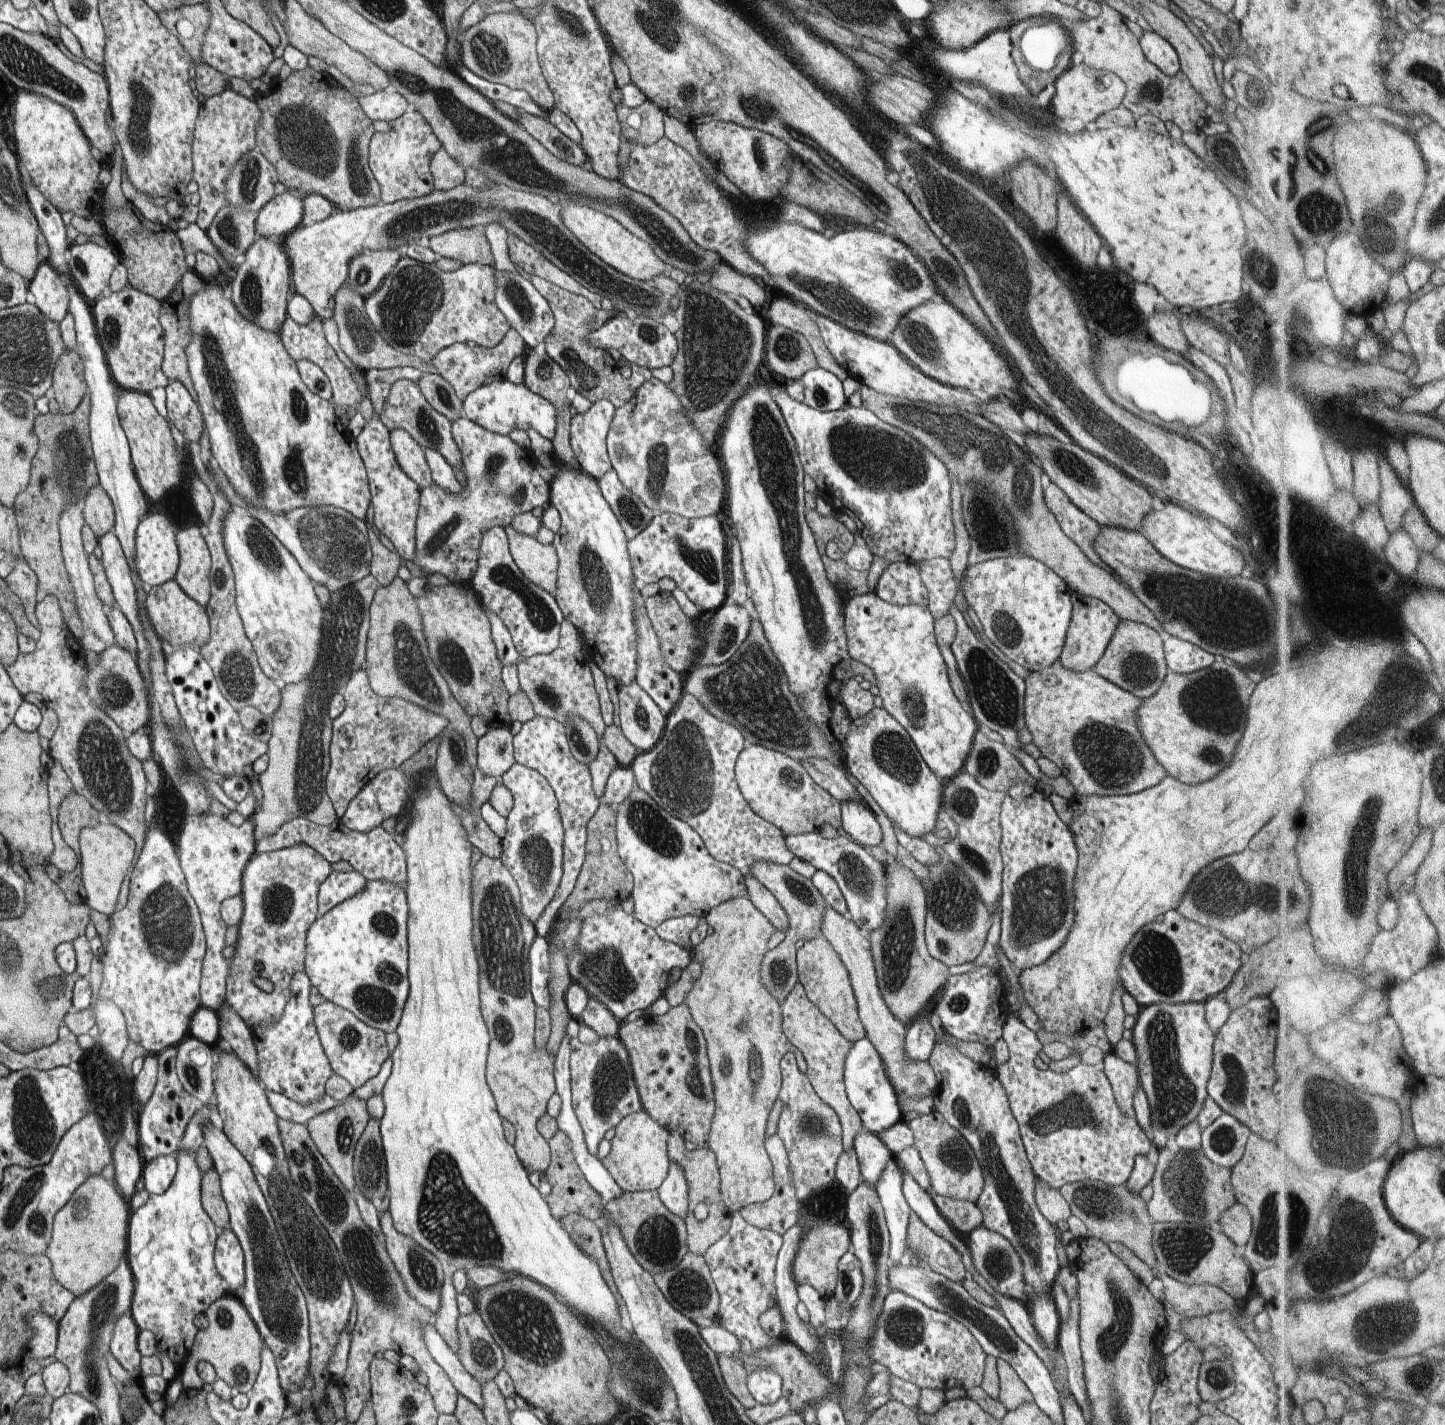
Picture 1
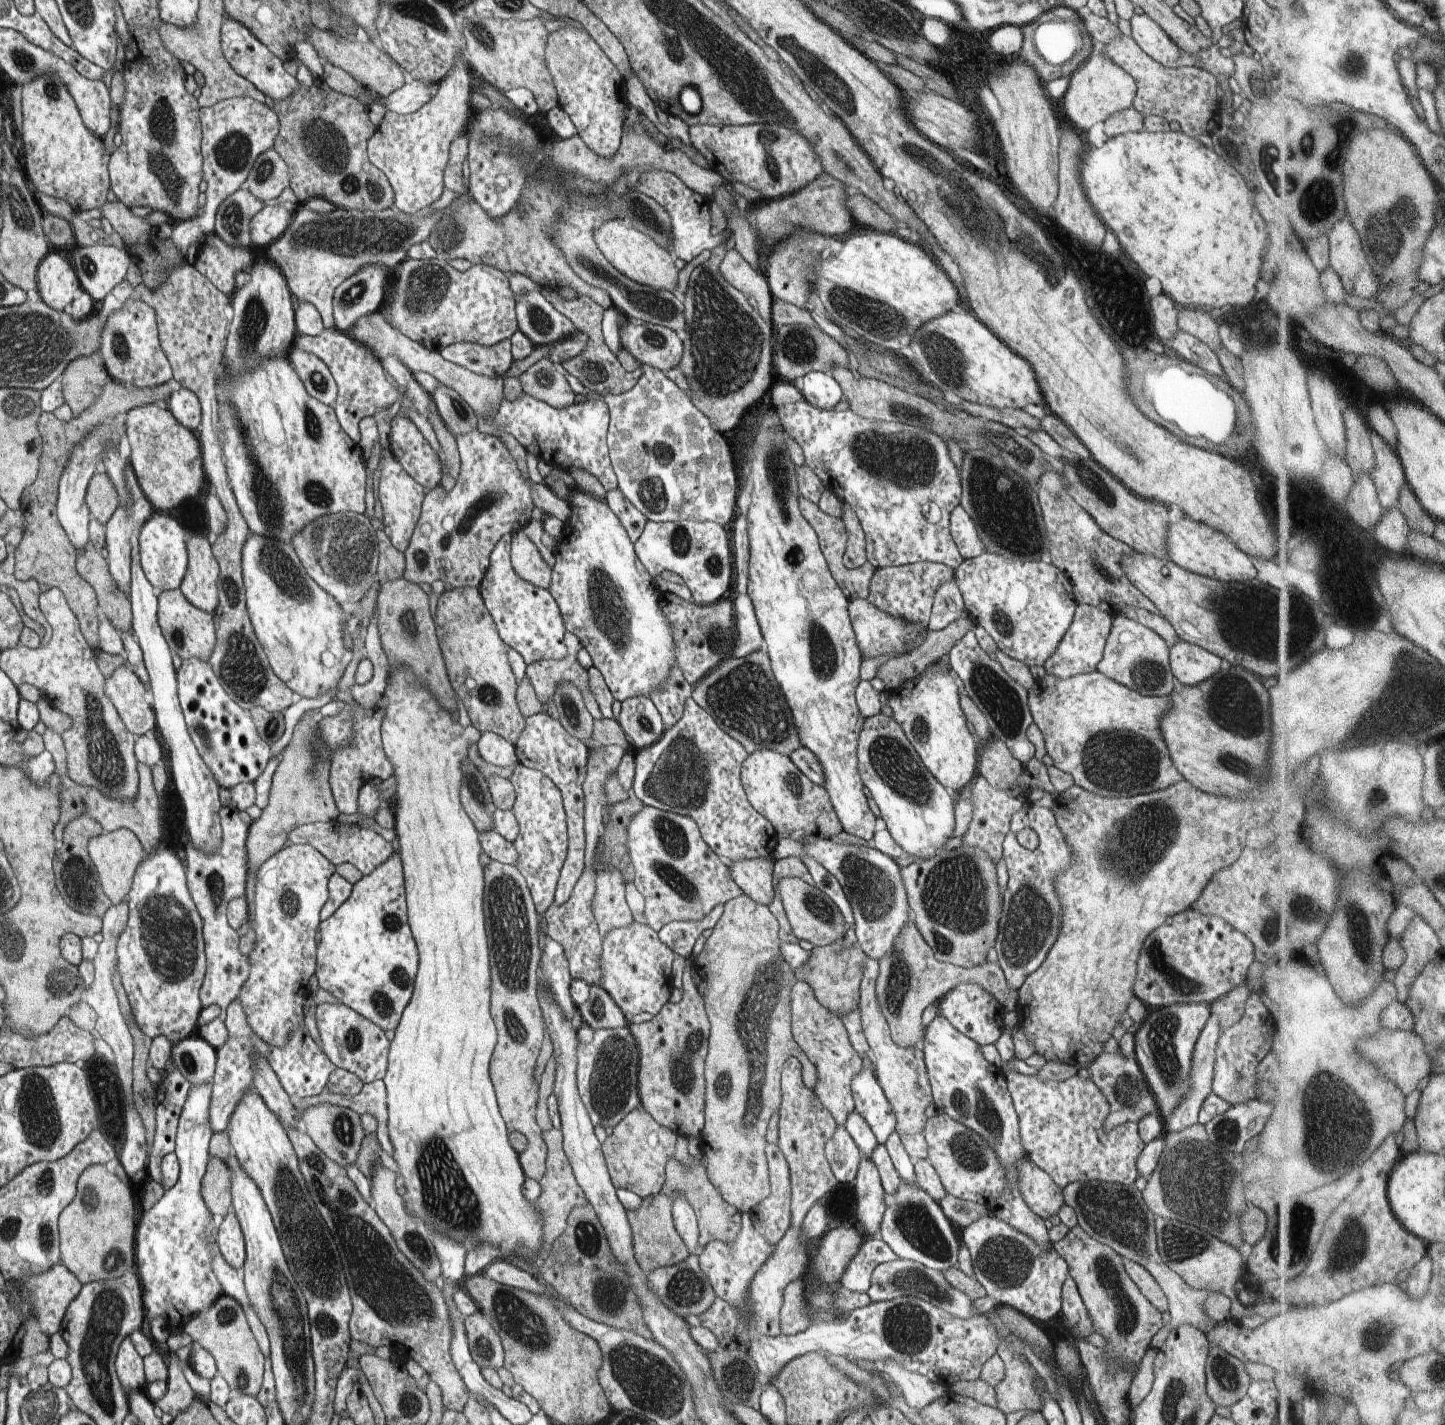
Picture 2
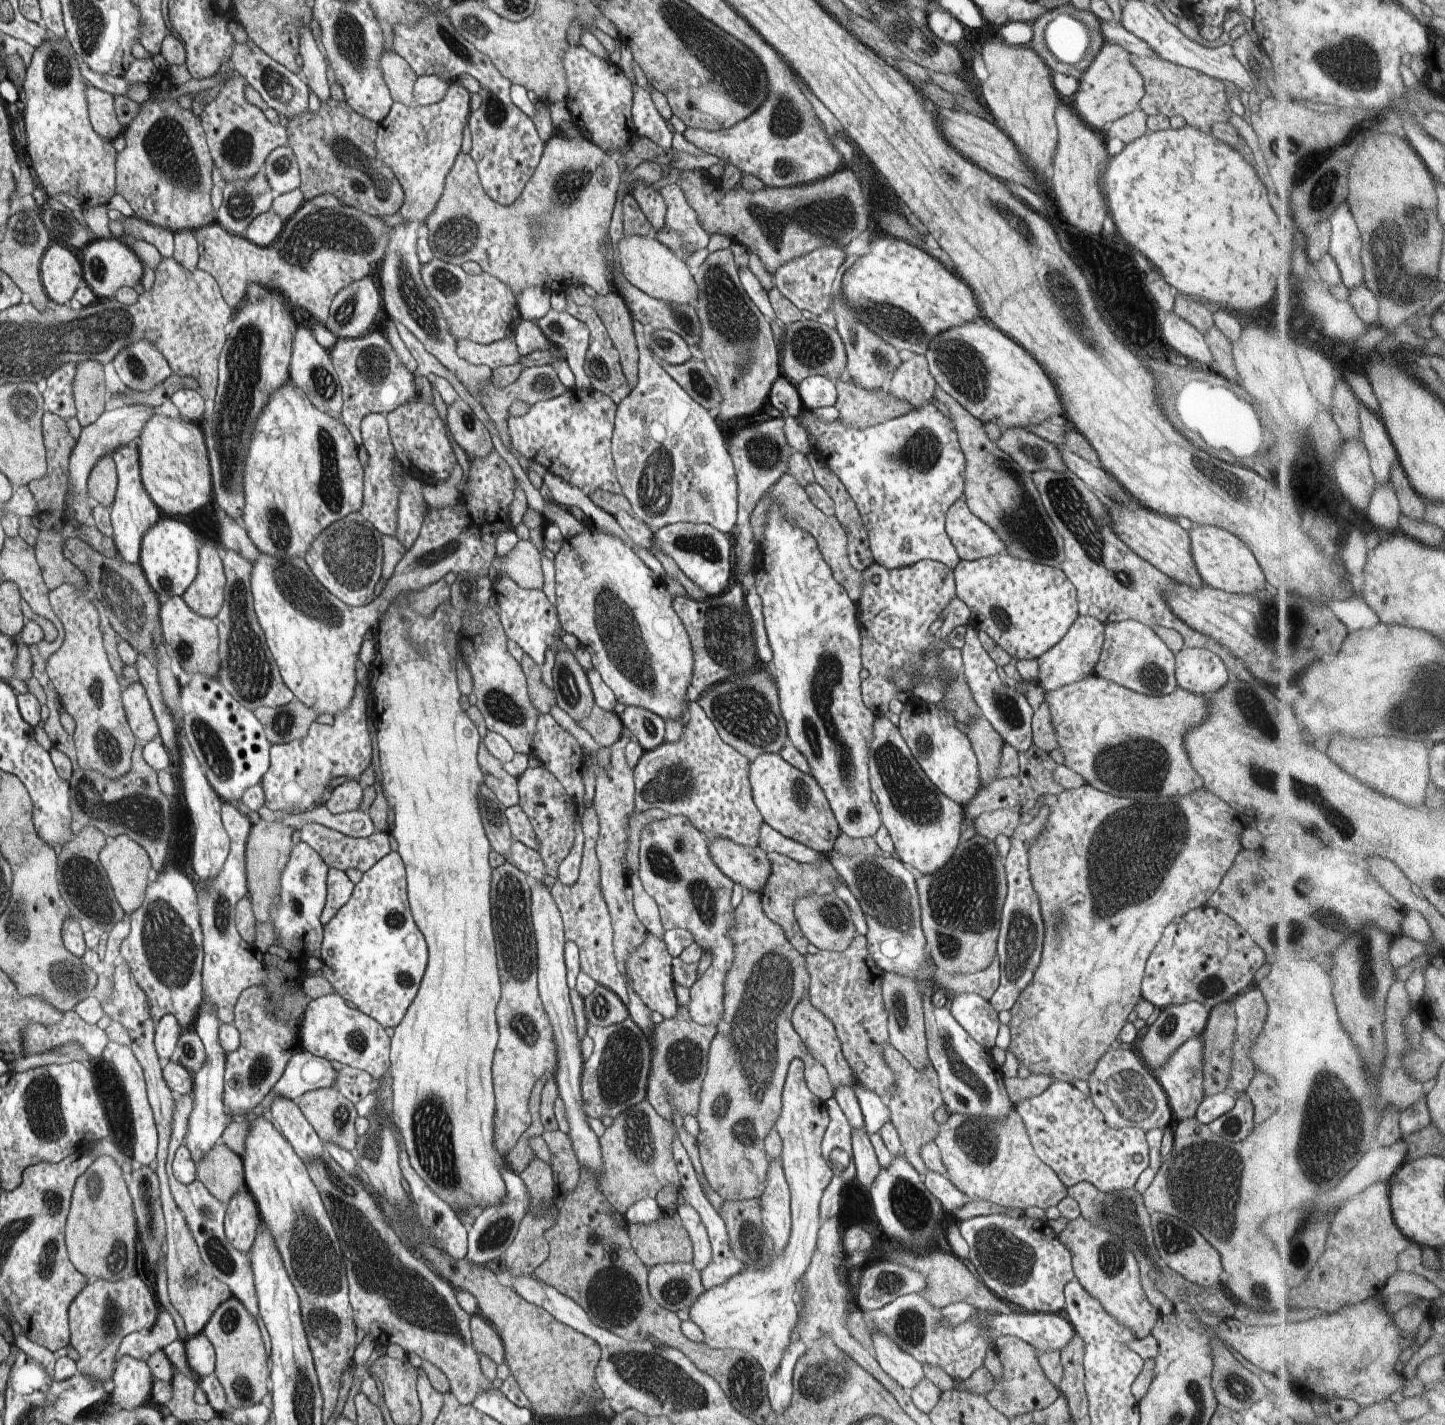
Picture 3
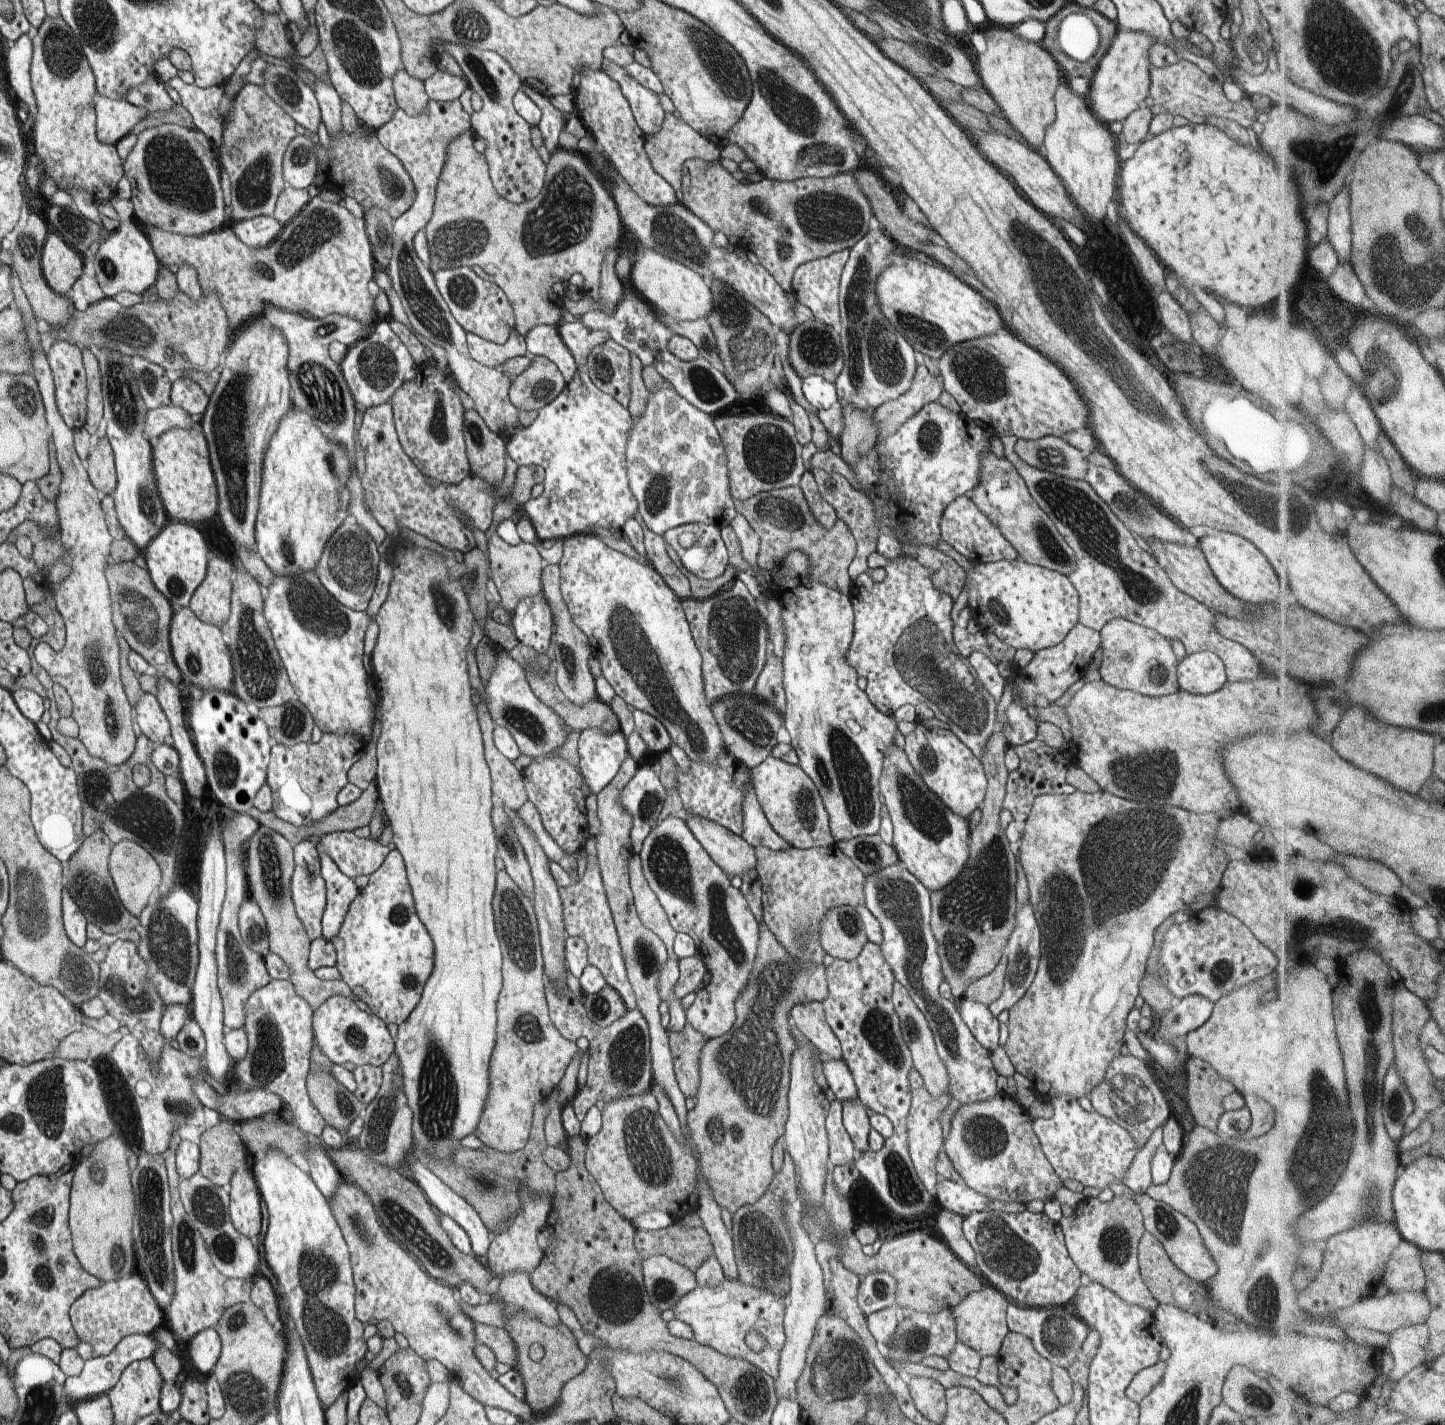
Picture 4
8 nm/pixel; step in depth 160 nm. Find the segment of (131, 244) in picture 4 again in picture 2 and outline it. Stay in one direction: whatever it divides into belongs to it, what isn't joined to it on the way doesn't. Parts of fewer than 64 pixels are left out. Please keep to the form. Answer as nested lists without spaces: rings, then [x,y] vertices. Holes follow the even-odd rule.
[[[120,243],[112,246],[88,246],[85,248],[77,246],[71,253],[74,260],[76,276],[80,278],[80,284],[83,284],[84,292],[94,301],[102,301],[102,298],[126,278],[126,272],[130,268],[130,256],[120,250]]]

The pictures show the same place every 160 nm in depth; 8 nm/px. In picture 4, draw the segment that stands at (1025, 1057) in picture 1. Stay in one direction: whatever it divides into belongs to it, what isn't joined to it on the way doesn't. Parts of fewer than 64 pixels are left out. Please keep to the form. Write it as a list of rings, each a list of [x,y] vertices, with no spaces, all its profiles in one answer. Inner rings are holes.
[[[1070,1094],[1050,1096],[1047,1100],[1054,1108],[1054,1116],[1050,1120],[1034,1119],[1032,1128],[1039,1140],[1040,1148],[1054,1172],[1065,1181],[1072,1179],[1080,1182],[1084,1188],[1092,1187],[1104,1190],[1111,1184],[1124,1180],[1130,1164],[1142,1146],[1136,1144],[1134,1136],[1092,1110],[1084,1110],[1079,1101]]]

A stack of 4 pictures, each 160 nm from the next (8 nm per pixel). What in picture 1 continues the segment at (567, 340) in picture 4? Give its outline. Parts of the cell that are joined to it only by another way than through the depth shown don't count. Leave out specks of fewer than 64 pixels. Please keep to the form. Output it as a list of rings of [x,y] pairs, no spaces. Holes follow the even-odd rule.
[[[495,268],[495,279],[497,284],[495,301],[498,308],[509,320],[511,328],[514,328],[514,330],[517,330],[521,334],[527,350],[533,350],[535,346],[540,346],[555,327],[555,318],[548,301],[520,273],[498,271]]]

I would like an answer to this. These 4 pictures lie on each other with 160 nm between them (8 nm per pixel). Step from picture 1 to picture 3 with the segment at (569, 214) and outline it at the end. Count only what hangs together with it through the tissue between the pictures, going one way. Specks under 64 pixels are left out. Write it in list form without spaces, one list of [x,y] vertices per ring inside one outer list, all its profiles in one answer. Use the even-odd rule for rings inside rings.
[[[622,236],[617,250],[622,274],[628,283],[656,300],[696,307],[698,286],[694,282],[693,270],[686,266],[683,258],[670,251],[662,242],[651,236]]]

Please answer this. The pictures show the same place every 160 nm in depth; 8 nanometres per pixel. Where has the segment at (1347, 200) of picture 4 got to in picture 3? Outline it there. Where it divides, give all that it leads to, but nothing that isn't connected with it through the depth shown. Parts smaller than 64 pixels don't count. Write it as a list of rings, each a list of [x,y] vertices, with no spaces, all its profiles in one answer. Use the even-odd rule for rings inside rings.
[[[1346,202],[1332,216],[1334,234],[1332,255],[1342,270],[1345,285],[1349,289],[1368,286],[1366,264],[1364,264],[1364,238],[1356,222],[1352,206]]]

